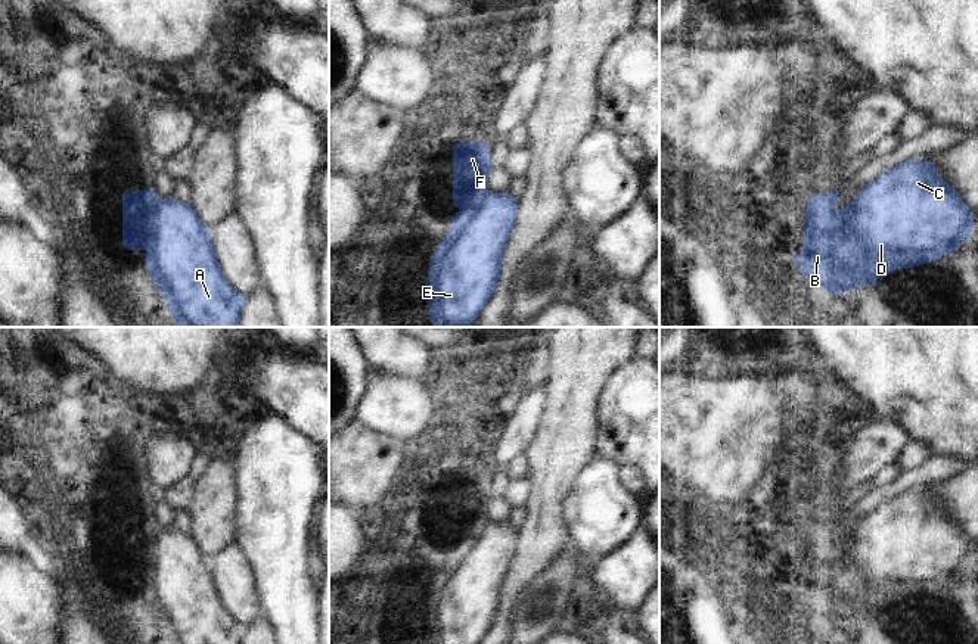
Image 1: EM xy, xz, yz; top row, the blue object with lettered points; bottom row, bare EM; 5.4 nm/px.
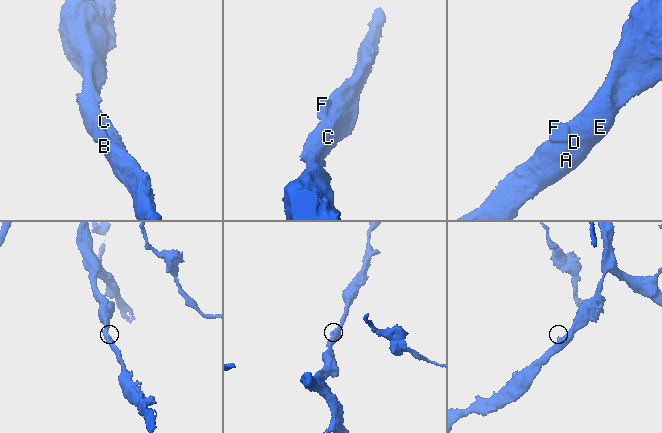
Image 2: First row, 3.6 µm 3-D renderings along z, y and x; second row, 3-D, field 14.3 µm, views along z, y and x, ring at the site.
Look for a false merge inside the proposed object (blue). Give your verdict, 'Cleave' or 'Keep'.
Keep

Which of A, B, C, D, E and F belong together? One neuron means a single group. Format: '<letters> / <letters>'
A B C D E F

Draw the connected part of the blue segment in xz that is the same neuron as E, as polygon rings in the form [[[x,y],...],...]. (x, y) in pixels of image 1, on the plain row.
[[[488,473],[453,477],[453,533],[459,541],[429,592],[429,644],[479,644],[494,623],[518,529],[488,520],[491,500]]]

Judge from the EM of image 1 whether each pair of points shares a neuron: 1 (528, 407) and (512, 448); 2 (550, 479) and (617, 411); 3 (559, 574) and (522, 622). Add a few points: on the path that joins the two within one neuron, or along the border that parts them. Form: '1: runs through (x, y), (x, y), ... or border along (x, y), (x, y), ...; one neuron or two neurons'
1: runs through (519, 417), (512, 438); one neuron
2: border along (601, 397), (598, 401), (596, 448); two neurons
3: runs through (553, 585), (534, 610); one neuron

